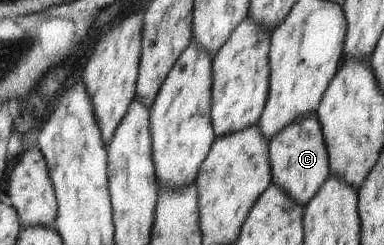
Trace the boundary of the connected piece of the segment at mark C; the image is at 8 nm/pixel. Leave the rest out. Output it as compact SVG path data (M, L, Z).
M317 114L309 119L292 123L280 135L275 136L270 142L269 159L273 183L296 203L306 208L331 177L329 152Z

